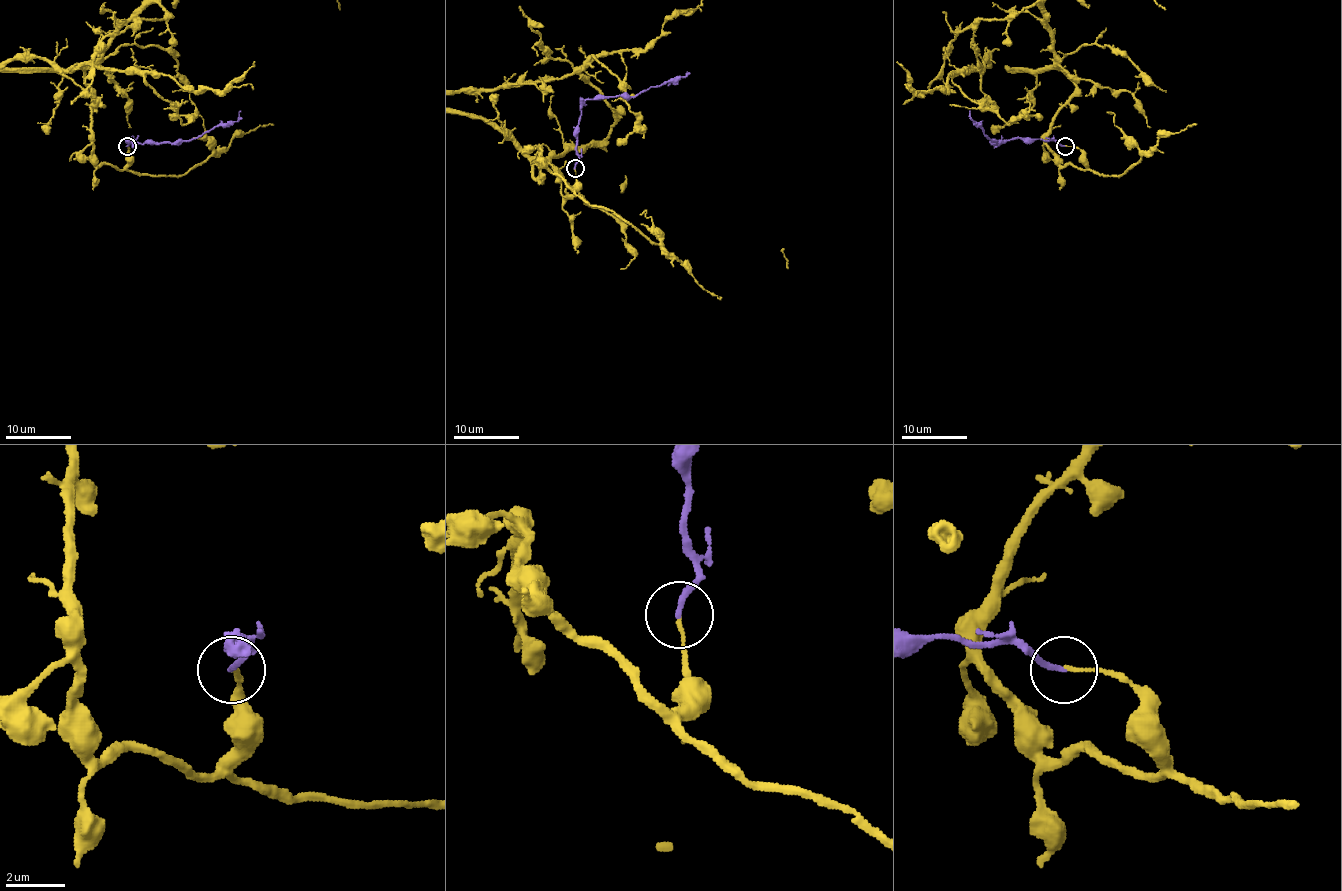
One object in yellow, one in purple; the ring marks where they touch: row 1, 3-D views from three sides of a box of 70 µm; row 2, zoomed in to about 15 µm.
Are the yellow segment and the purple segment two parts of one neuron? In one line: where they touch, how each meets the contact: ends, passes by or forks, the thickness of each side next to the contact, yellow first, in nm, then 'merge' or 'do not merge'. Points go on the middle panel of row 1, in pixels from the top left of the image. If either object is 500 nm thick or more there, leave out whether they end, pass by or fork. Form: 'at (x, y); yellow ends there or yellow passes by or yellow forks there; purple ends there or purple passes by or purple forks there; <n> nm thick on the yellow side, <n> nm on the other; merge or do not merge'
at (575, 168); yellow ends there; purple ends there; 120 nm thick on the yellow side, 190 nm on the other; do not merge

